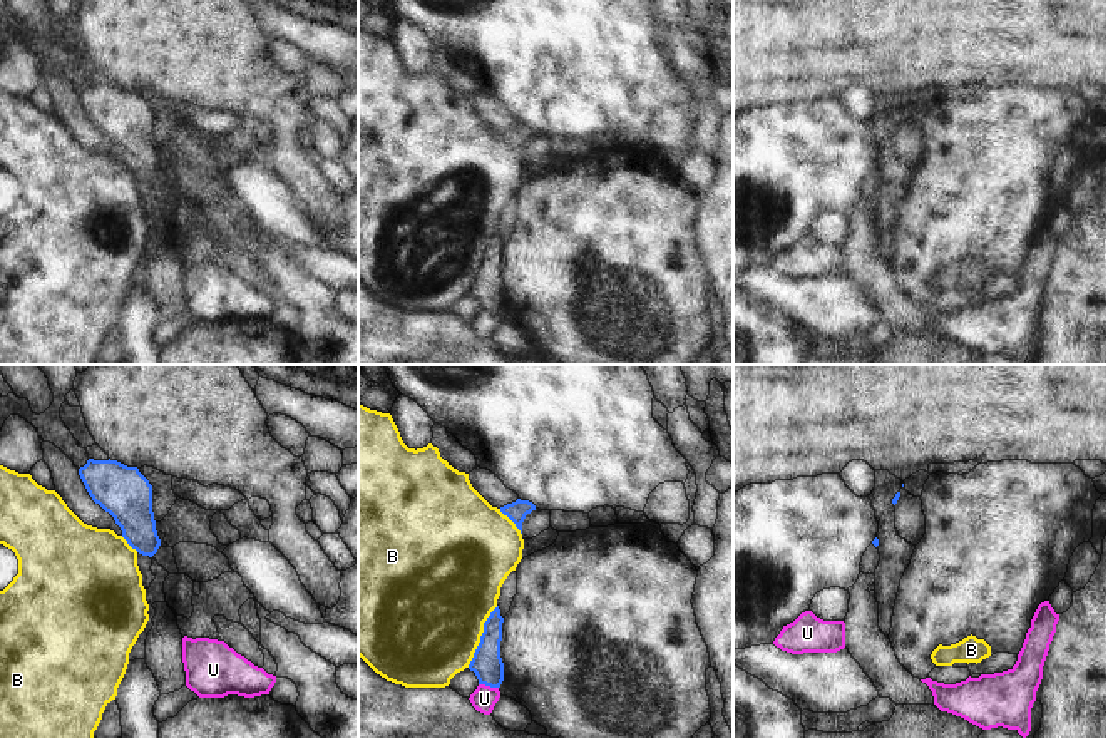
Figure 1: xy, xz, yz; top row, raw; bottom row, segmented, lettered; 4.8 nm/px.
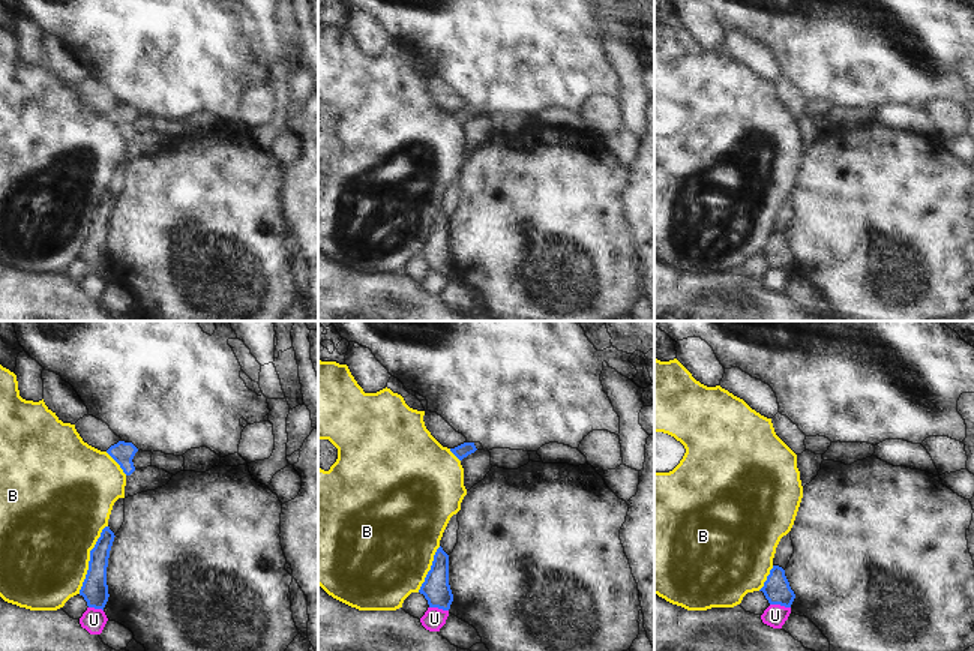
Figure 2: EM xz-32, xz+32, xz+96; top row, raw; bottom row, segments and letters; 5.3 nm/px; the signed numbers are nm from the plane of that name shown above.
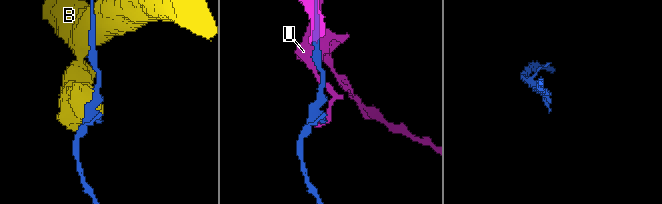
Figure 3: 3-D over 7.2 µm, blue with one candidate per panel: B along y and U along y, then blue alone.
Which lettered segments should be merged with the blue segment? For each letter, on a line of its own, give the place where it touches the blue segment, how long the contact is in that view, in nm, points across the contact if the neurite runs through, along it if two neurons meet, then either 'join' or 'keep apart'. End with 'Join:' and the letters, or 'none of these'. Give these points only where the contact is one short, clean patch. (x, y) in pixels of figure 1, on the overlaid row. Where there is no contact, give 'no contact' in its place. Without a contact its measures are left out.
B: meets blue in xz at (481, 636); contact 320 nm long; keep apart
U: meets blue in xz at (489, 685); contact 100 nm long; border along xz (479, 683), (497, 688); keep apart
Join: none of these

